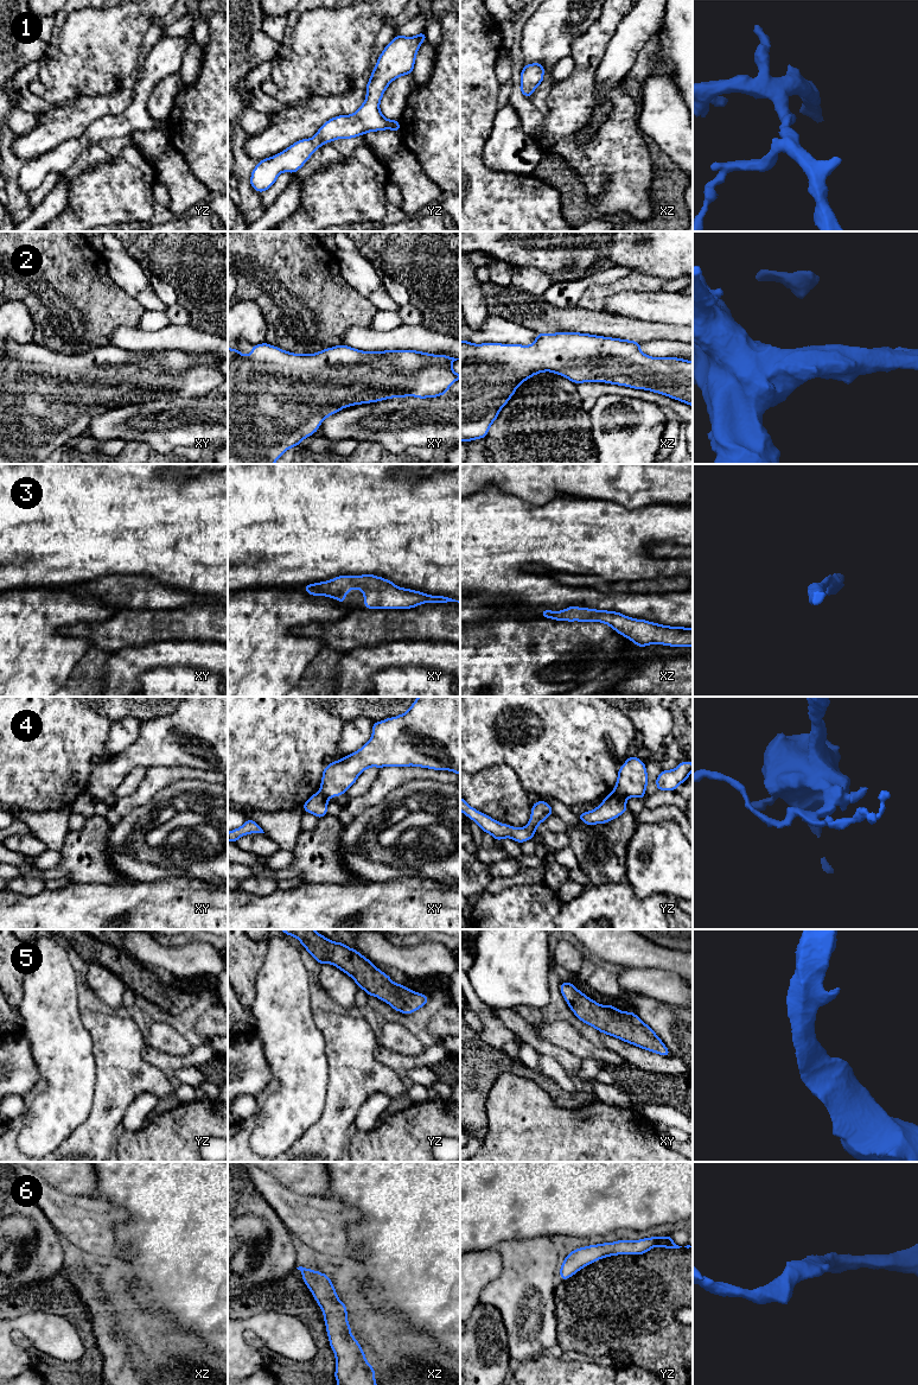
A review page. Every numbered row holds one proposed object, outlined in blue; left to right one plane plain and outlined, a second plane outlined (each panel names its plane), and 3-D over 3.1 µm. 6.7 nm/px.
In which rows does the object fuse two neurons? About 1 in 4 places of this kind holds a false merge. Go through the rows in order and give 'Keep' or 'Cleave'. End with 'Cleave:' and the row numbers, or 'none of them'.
1: Keep
2: Keep
3: Keep
4: Cleave
5: Keep
6: Keep
Cleave: 4

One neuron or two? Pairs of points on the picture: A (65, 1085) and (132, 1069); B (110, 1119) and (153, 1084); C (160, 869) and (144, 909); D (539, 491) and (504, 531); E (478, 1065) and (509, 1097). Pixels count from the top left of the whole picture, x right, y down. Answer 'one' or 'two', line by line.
A: two
B: one
C: two
D: two
E: two

